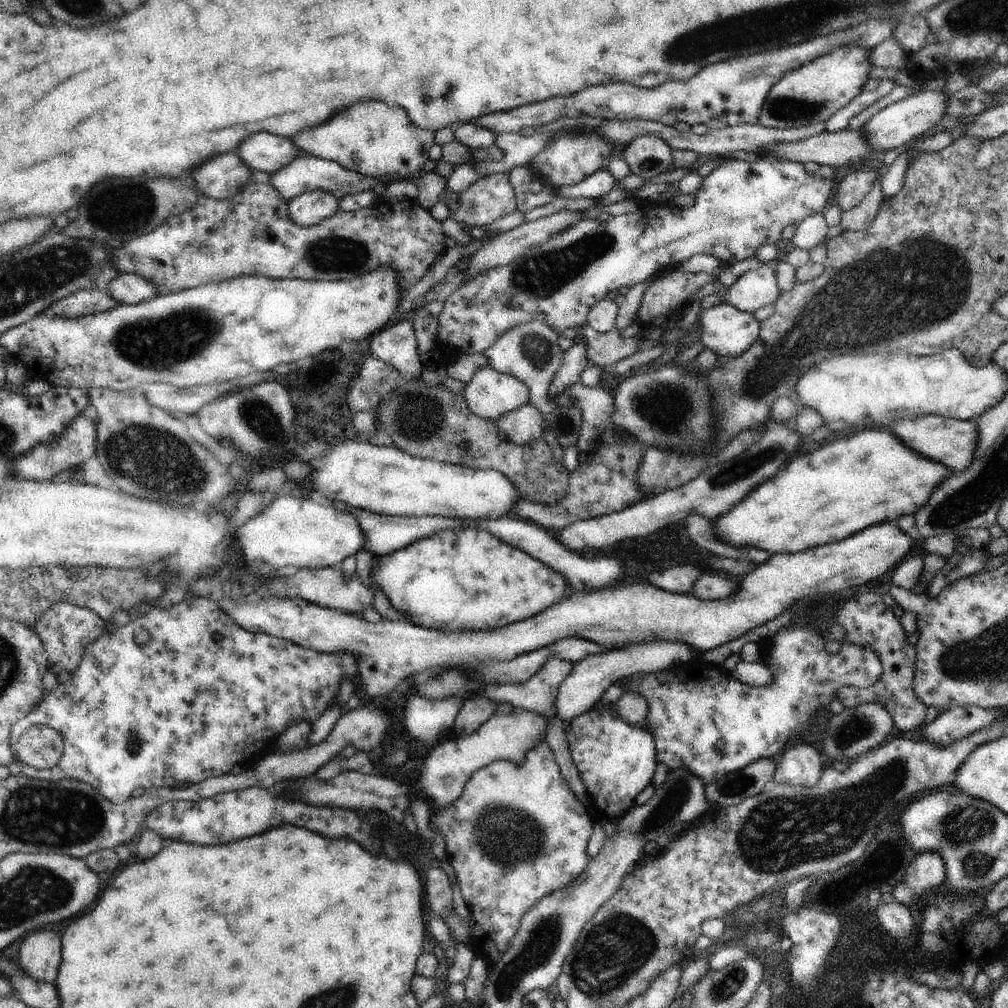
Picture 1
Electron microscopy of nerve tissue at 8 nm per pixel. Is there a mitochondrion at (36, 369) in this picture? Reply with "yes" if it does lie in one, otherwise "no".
no

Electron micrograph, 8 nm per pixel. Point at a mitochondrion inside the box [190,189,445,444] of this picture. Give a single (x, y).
(329, 255)

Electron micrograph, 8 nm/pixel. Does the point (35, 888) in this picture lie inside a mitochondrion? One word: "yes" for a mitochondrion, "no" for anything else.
yes

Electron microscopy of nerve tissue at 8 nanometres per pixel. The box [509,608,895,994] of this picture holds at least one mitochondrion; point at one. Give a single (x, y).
(856, 726)

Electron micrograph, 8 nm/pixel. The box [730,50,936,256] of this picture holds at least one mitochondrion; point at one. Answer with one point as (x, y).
(781, 108)

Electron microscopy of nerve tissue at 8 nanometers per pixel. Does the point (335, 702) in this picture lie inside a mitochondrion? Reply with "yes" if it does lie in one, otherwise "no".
no

